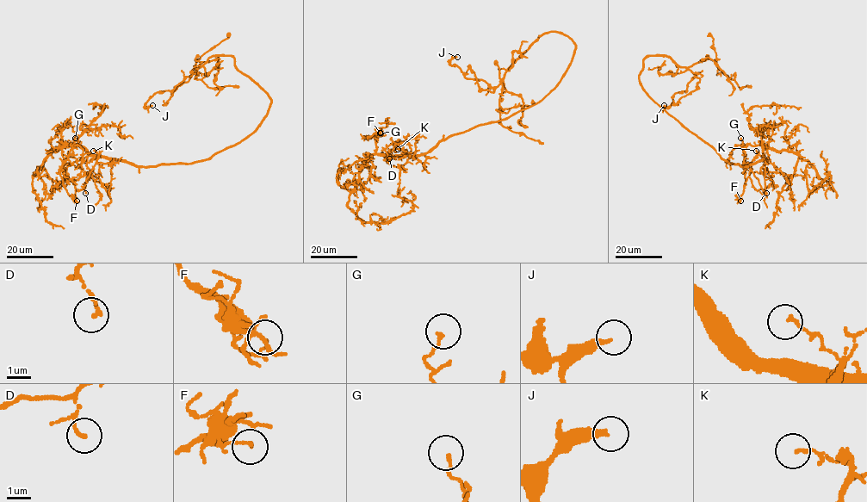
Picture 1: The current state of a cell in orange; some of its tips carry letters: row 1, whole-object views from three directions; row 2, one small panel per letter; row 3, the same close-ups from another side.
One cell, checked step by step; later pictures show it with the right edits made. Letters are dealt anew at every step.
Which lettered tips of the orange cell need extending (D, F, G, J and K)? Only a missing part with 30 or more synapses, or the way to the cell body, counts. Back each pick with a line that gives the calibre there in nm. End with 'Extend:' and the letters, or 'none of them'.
Extend: none of them

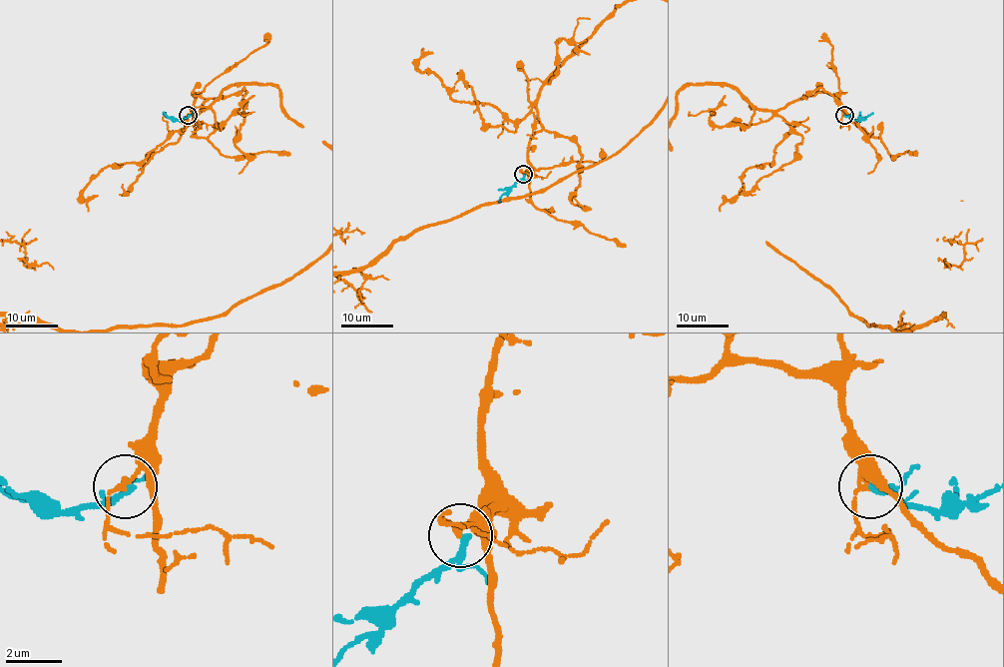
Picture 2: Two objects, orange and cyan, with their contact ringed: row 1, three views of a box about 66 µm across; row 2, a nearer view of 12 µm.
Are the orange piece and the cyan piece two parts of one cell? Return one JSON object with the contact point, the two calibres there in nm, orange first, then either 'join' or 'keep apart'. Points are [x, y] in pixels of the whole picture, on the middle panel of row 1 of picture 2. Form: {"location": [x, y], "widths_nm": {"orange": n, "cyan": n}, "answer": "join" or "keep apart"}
{"location": [523, 174], "widths_nm": {"orange": 130, "cyan": 200}, "answer": "keep apart"}

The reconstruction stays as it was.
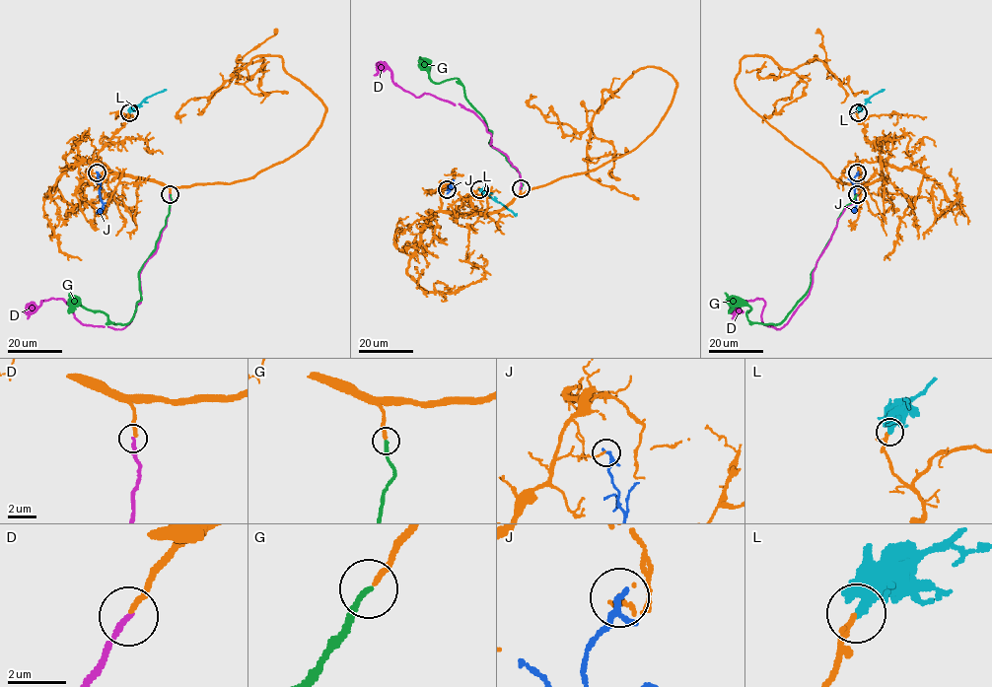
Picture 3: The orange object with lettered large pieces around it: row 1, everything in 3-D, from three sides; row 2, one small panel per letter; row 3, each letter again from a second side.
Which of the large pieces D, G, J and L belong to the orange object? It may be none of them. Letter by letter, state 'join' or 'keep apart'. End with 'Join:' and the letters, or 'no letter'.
D: keep apart
G: join
J: keep apart
L: join
Join: G, L

